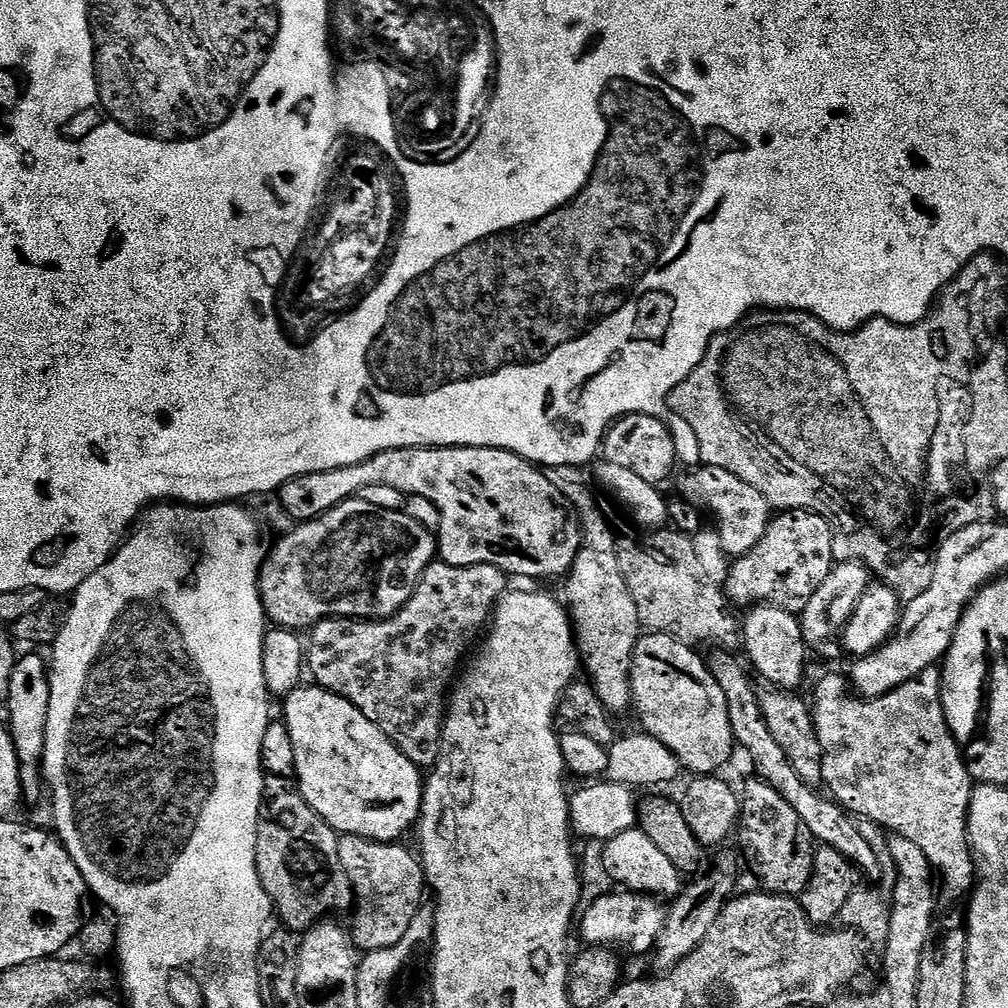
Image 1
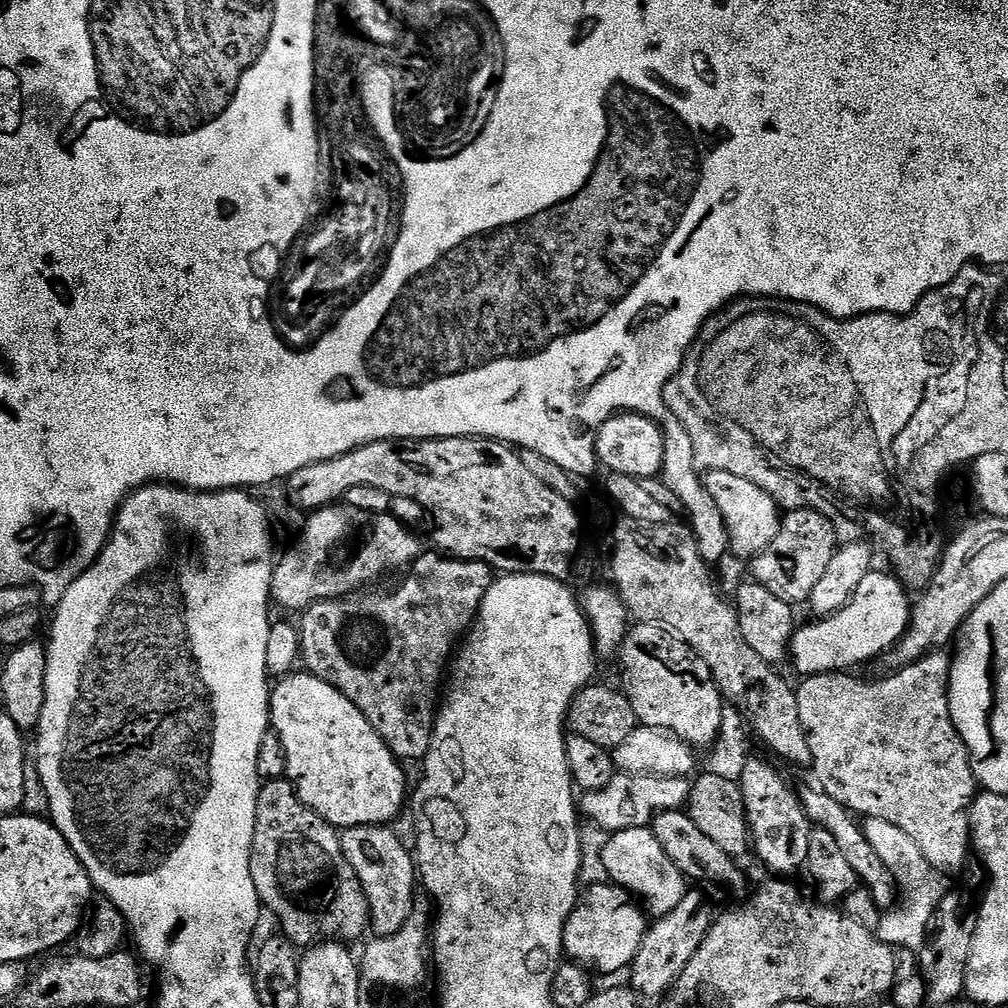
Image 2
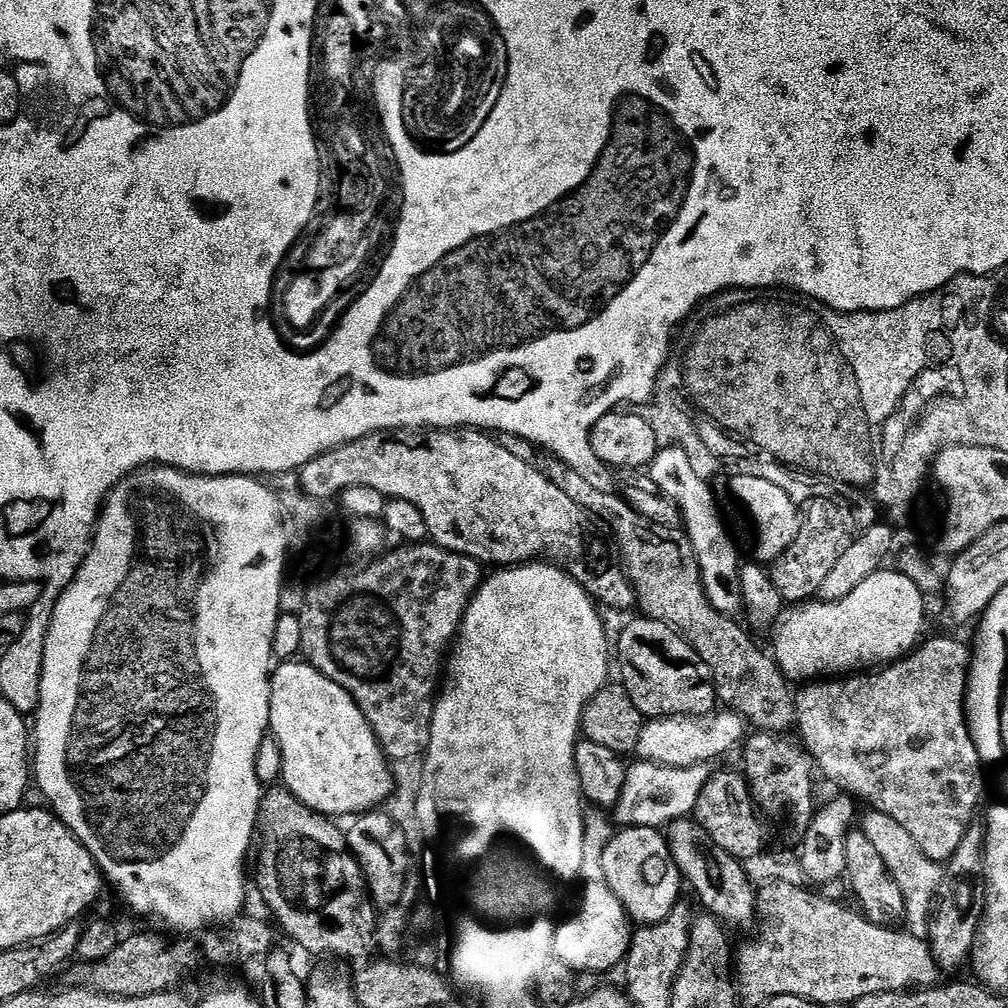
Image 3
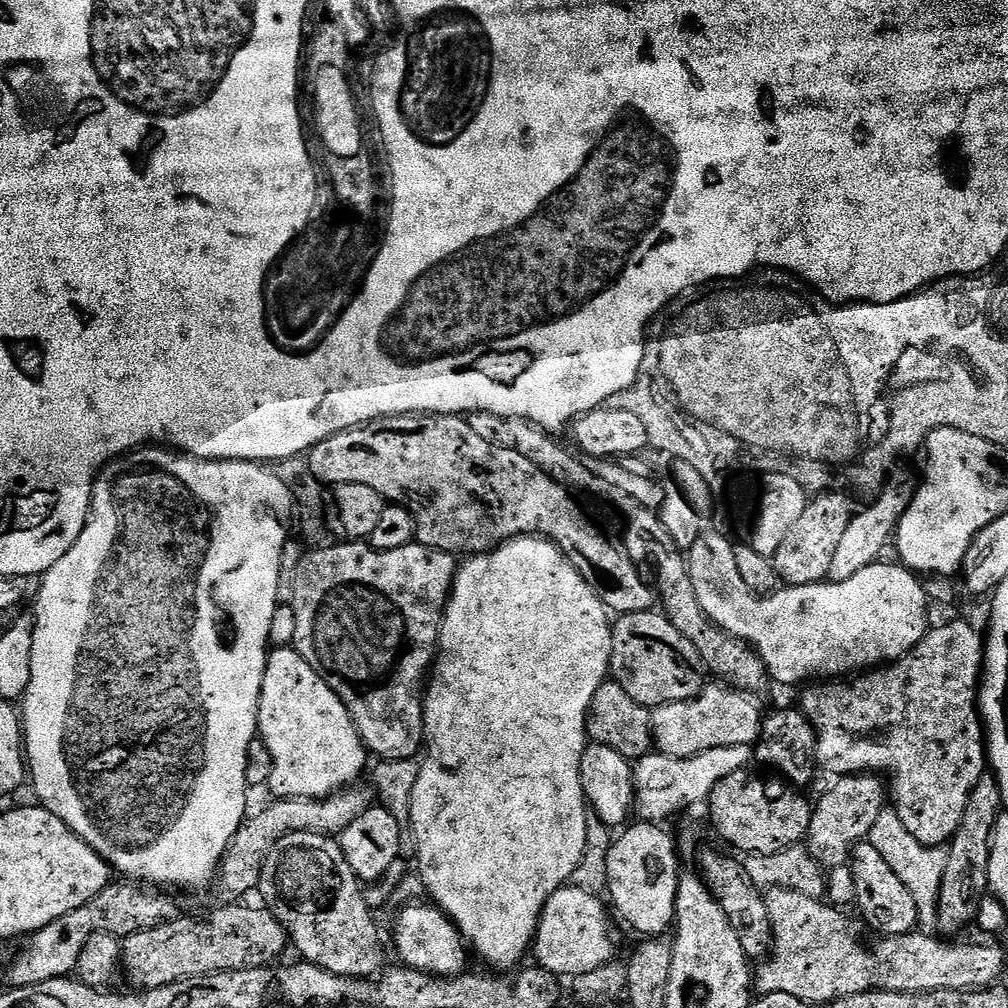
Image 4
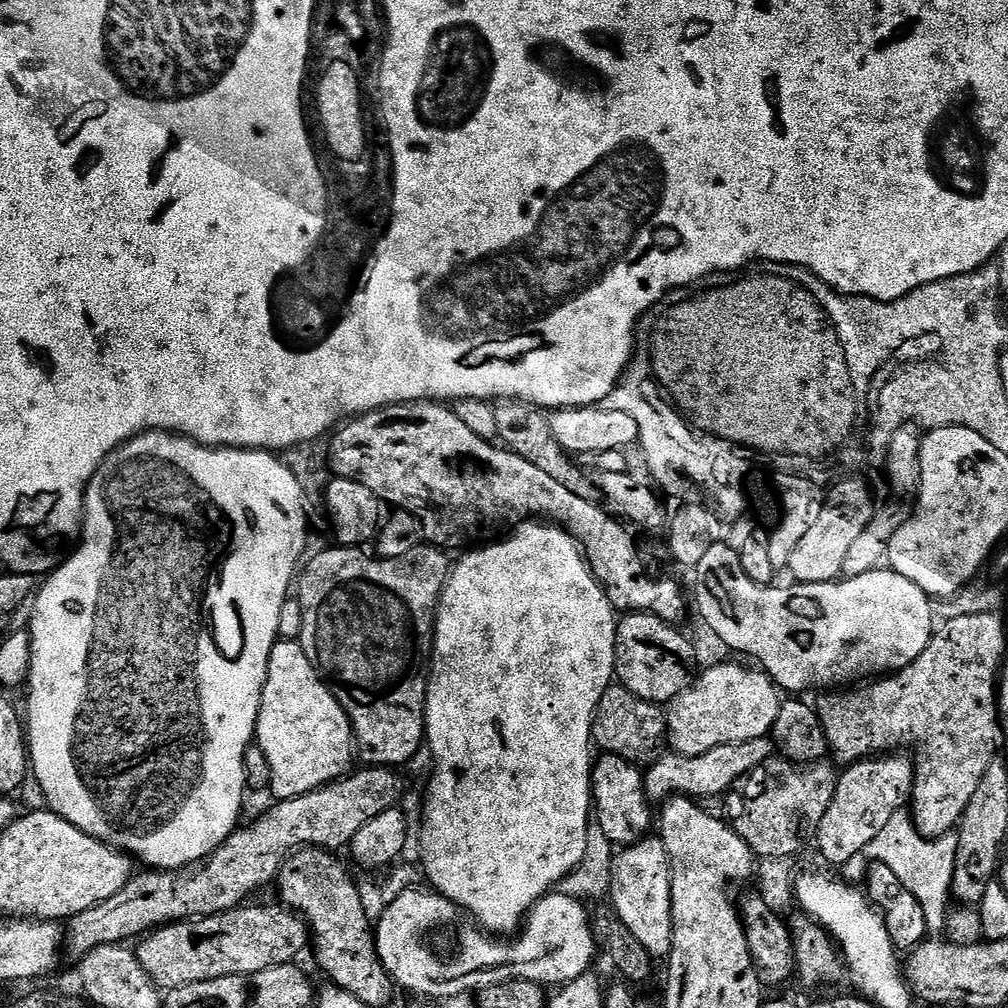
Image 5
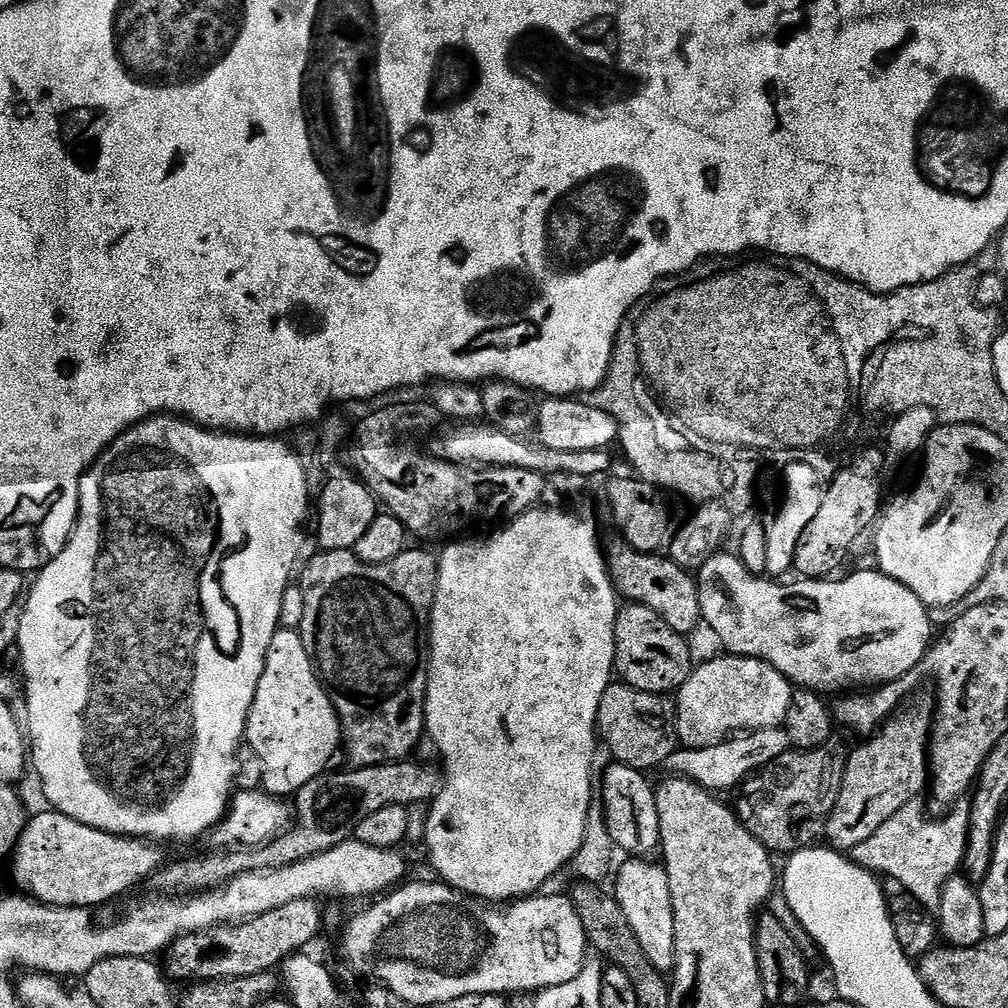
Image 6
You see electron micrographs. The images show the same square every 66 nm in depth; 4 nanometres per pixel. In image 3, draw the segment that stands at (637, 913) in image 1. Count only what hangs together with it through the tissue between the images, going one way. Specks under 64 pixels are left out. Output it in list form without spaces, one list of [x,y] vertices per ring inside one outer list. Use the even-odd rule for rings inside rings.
[[[585,883],[583,888],[584,893],[580,896],[576,913],[555,925],[551,955],[556,955],[557,962],[572,972],[608,972],[611,968],[619,969],[628,954],[634,931],[628,911],[608,884]]]

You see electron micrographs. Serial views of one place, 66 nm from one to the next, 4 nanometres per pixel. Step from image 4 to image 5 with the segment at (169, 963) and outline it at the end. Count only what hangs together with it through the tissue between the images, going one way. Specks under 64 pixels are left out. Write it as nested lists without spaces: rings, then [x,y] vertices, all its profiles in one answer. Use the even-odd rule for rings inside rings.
[[[283,906],[248,907],[157,927],[135,945],[138,962],[160,990],[167,990],[223,976],[258,974],[258,970],[270,970],[270,966],[293,963],[296,955],[309,947],[310,933],[303,916]]]

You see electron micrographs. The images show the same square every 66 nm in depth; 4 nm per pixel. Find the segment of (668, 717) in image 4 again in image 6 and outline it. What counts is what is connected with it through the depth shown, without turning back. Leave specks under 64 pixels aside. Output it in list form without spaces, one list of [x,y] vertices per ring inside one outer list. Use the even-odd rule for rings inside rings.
[[[721,655],[706,661],[705,664],[697,663],[692,669],[690,678],[686,678],[686,682],[675,693],[676,739],[685,748],[714,746],[745,730],[783,725],[786,710],[790,710],[794,685],[774,666],[759,660],[758,657]]]

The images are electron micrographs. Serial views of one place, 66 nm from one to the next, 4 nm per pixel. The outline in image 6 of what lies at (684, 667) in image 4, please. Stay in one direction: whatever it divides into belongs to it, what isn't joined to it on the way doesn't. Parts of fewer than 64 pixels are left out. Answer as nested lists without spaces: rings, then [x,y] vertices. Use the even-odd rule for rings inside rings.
[[[625,603],[616,614],[616,667],[619,679],[638,690],[675,693],[690,678],[694,667],[689,641],[679,636],[654,610]]]

